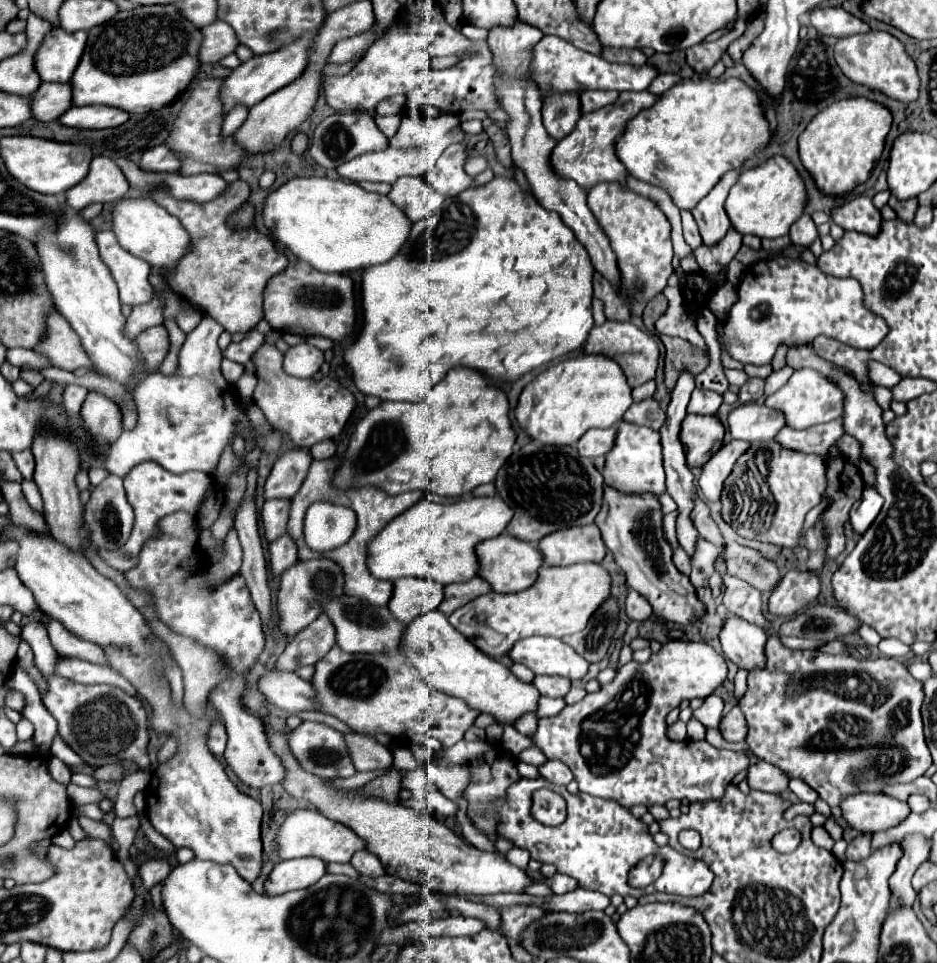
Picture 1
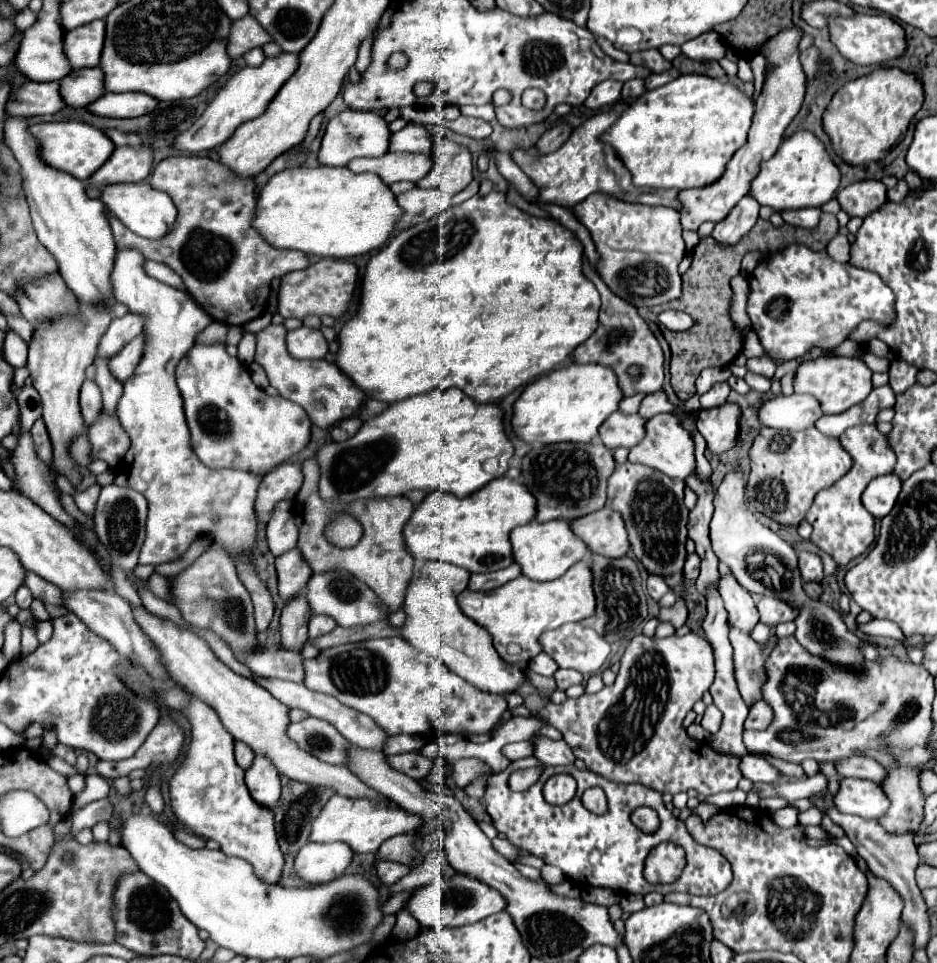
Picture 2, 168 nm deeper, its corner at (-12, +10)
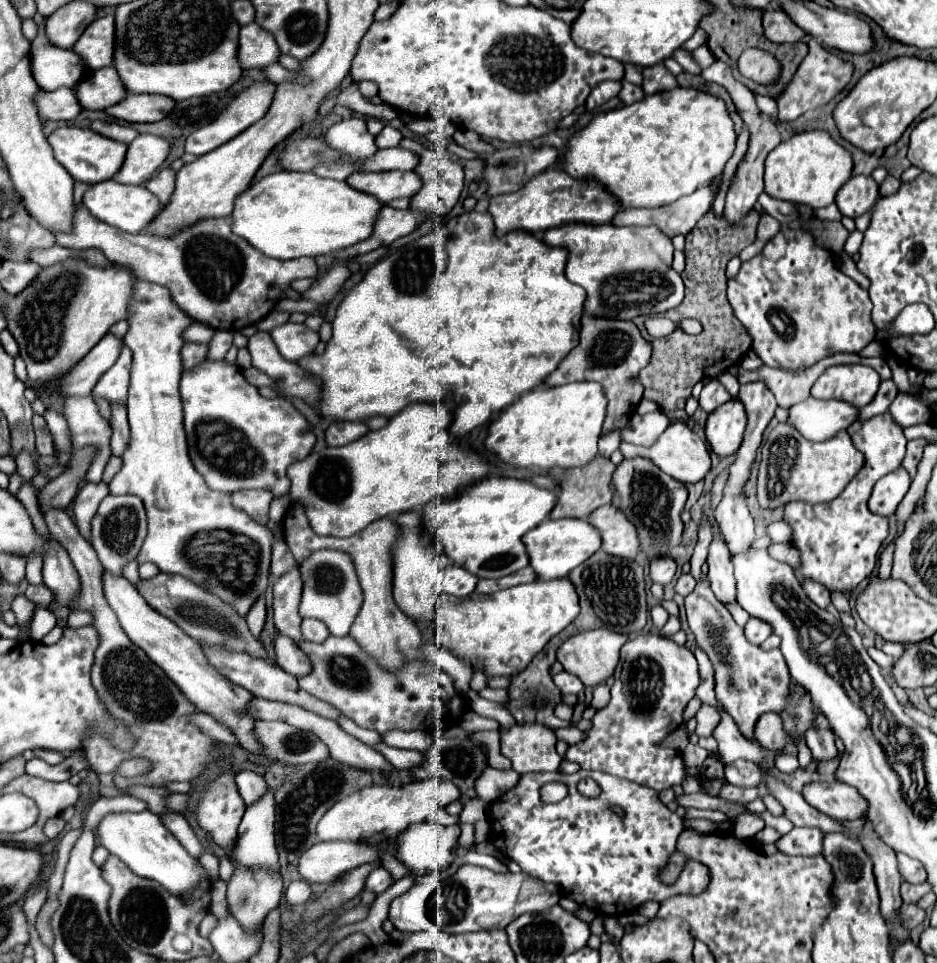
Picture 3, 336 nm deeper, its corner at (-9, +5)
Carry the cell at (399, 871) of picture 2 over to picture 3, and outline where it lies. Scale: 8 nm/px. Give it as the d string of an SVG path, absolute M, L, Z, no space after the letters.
M379 866L379 868L375 868L375 870L367 876L367 880L365 880L365 890L373 892L373 894L381 894L381 892L385 892L391 884L393 884L391 874L389 874L385 868Z

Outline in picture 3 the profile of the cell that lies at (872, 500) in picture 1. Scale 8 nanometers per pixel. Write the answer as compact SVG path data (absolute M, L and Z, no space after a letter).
M899 466L895 472L883 476L875 484L873 494L869 498L871 512L881 514L881 516L893 516L899 502L905 498L909 484L911 484L911 476L903 466Z

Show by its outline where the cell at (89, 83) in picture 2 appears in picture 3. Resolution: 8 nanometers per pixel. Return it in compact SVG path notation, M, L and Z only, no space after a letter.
M113 66L87 74L75 88L77 98L87 110L105 110L127 96L123 82Z

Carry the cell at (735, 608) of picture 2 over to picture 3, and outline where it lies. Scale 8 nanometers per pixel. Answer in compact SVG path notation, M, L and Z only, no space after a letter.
M713 534L709 554L707 554L707 566L709 566L709 582L711 590L715 592L717 600L721 602L735 602L735 578L733 578L733 564L729 550L719 534Z

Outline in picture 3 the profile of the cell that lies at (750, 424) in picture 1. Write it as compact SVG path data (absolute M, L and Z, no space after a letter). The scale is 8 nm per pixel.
M807 398L789 408L789 422L811 442L823 442L847 430L859 418L859 408L843 400Z

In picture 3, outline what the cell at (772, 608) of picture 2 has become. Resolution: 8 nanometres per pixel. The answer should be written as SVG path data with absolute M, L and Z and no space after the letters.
M749 618L749 622L745 624L745 638L755 646L759 646L763 640L767 640L769 634L771 634L771 628L763 620Z

